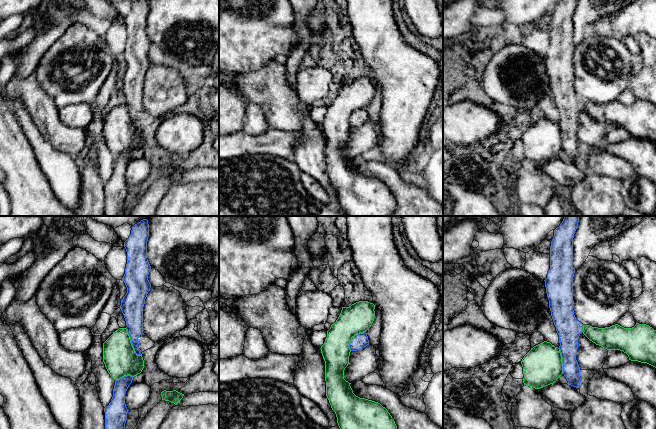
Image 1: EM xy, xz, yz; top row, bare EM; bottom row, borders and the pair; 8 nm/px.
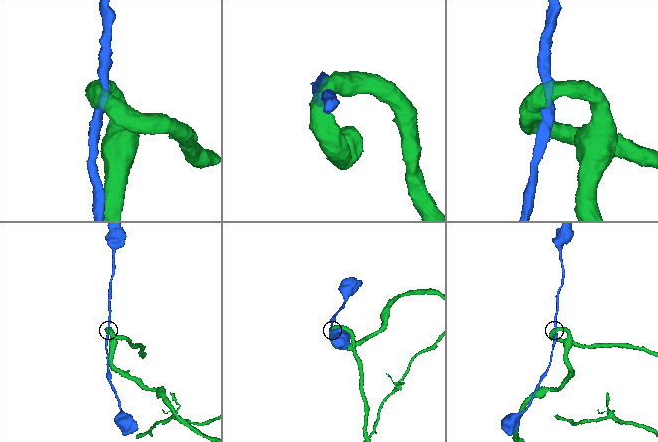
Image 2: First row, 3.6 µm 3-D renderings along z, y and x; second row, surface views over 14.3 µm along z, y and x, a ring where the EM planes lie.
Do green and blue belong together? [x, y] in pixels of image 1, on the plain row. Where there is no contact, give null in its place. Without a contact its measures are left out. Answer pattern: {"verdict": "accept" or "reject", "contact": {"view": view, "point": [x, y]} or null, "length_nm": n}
{"verdict": "reject", "contact": {"view": "xy", "point": [131, 119]}, "length_nm": 260}

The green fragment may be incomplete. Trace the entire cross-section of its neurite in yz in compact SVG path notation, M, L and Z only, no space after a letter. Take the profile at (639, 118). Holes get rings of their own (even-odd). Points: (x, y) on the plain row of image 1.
M636 99L632 104L624 104L618 100L605 104L584 101L582 108L596 121L607 126L623 127L628 131L629 136L647 139L656 144L656 106L649 101Z

